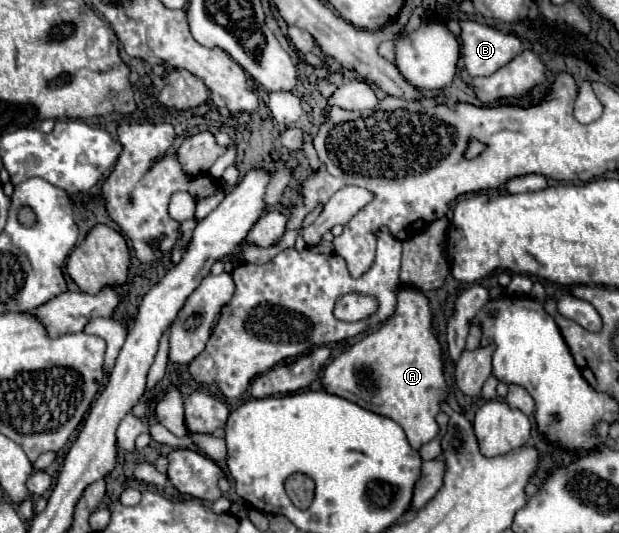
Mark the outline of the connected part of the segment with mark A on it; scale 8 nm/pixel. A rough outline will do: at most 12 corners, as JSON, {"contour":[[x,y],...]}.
{"contour":[[426,296],[336,356],[322,390],[438,434],[446,396]]}

